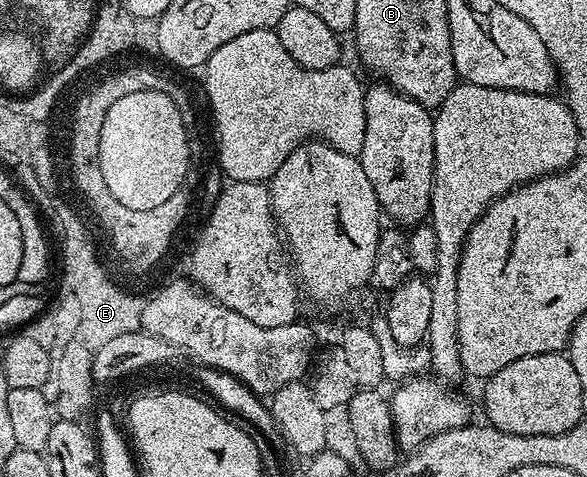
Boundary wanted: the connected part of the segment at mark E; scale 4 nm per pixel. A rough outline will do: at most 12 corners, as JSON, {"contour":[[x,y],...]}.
{"contour":[[43,138],[20,184],[59,239],[55,299],[22,328],[54,360],[142,328],[146,298],[99,261]]}

